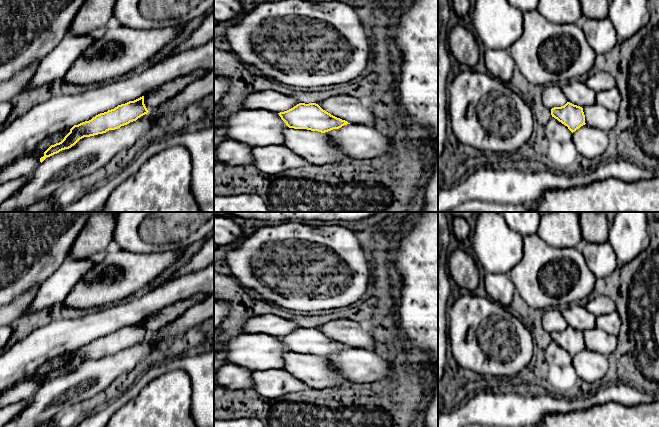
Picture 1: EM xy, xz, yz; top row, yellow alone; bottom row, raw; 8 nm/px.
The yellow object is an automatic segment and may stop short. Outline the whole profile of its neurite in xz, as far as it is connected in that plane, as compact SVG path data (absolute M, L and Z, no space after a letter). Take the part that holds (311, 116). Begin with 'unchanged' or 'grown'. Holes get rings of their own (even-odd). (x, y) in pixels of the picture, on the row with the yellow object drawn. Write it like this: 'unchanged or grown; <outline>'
unchanged; M299 103L278 114L289 128L307 129L321 133L350 124L326 112L316 103Z

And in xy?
unchanged; M142 96L134 101L118 105L107 112L100 113L89 121L74 125L61 142L51 145L44 152L44 156L40 158L40 162L42 163L47 157L57 154L62 150L71 148L84 137L118 129L121 126L136 121L148 112L144 104L144 96Z

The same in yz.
unchanged; M570 102L564 106L552 108L551 115L567 126L572 133L586 124L583 108Z

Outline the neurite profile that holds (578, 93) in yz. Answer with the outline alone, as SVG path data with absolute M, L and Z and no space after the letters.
M572 79L563 84L562 90L567 101L574 105L584 108L587 105L596 103L596 93L586 83L582 83L578 79Z

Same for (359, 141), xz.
M347 124L324 134L335 147L354 159L382 157L400 144L396 133L364 124Z

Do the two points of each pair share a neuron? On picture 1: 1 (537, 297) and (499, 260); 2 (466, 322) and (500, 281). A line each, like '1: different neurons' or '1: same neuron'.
1: different neurons
2: different neurons

